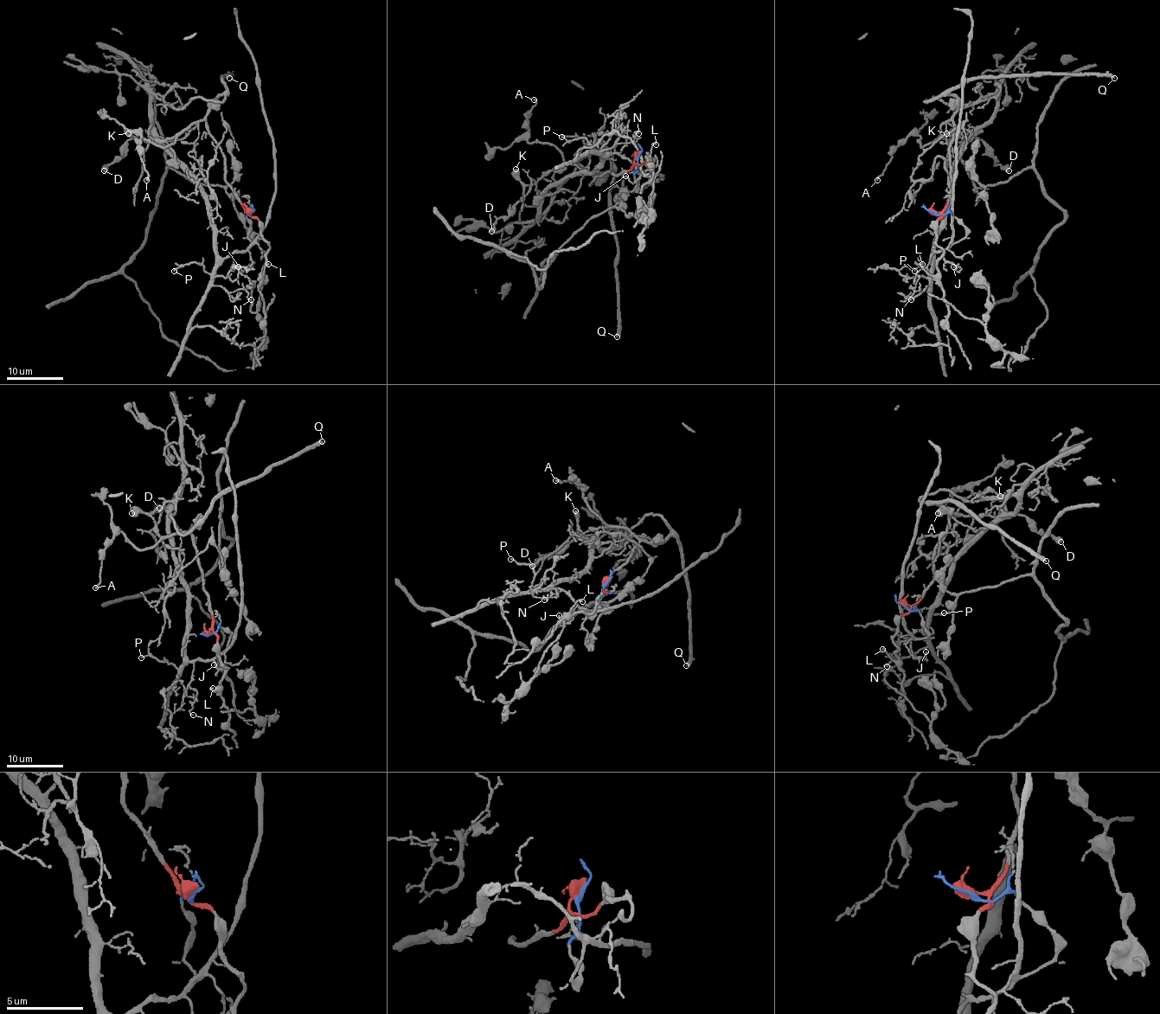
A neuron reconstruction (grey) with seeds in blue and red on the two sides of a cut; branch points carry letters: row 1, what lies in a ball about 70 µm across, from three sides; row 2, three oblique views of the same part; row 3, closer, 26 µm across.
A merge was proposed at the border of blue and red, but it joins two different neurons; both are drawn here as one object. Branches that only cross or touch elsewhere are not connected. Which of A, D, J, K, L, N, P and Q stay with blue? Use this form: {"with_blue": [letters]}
{"with_blue": ["J", "N", "P"]}

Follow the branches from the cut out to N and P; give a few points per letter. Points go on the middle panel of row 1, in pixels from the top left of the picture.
N: (637, 156), (635, 189), (639, 173), (619, 153), (628, 139), (637, 140), (634, 136), (637, 133)
P: (637, 156), (635, 189), (639, 173), (626, 158), (615, 153), (592, 151), (584, 137), (567, 140), (561, 136)

